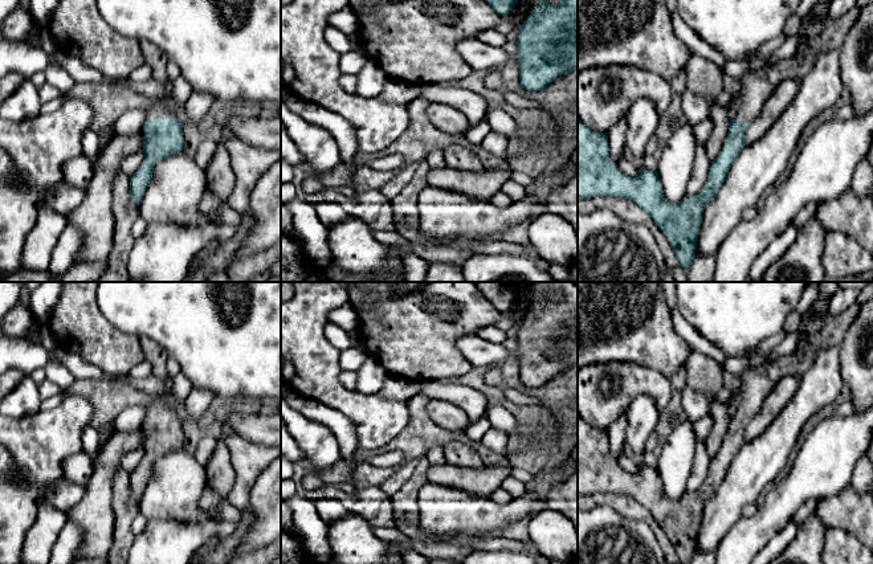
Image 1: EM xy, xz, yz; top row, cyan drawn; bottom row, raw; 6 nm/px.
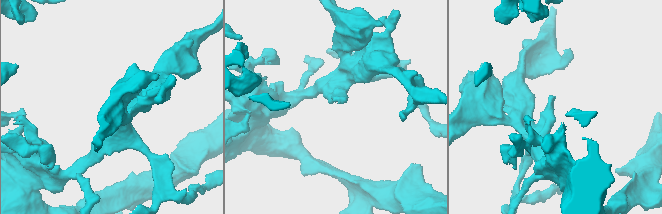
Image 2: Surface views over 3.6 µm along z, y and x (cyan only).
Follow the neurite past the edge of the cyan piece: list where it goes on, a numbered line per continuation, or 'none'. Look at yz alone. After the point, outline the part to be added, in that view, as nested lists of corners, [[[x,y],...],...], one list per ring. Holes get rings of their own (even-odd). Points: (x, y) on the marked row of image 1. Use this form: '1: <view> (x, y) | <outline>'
1: yz (757, 86) | [[[858,0],[857,5],[843,17],[829,19],[823,32],[812,38],[801,53],[743,75],[739,94],[741,106],[735,119],[751,123],[782,81],[796,79],[800,83],[816,64],[820,53],[840,49],[861,9],[870,1]]]

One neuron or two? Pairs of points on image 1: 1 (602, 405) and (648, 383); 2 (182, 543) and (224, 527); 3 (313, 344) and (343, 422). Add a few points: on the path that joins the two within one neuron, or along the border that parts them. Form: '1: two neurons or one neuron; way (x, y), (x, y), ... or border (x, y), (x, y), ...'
1: one neuron; way (614, 399), (632, 383), (636, 383)
2: one neuron; way (192, 535), (213, 528)
3: two neurons; border (311, 397), (342, 412), (354, 425), (357, 438)

